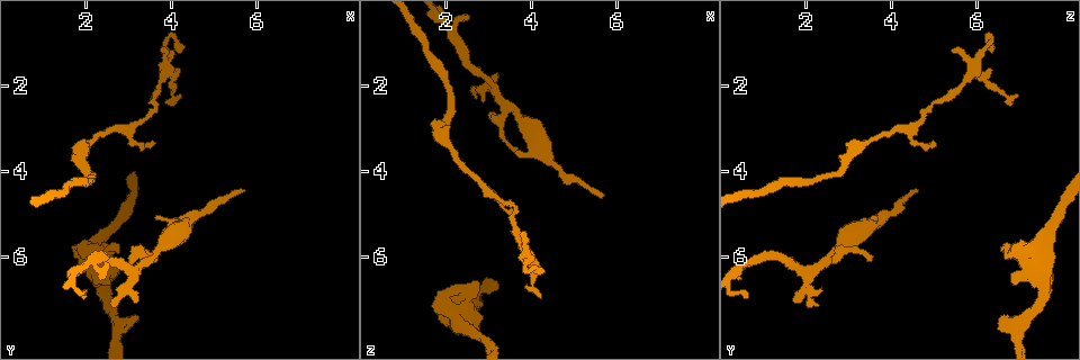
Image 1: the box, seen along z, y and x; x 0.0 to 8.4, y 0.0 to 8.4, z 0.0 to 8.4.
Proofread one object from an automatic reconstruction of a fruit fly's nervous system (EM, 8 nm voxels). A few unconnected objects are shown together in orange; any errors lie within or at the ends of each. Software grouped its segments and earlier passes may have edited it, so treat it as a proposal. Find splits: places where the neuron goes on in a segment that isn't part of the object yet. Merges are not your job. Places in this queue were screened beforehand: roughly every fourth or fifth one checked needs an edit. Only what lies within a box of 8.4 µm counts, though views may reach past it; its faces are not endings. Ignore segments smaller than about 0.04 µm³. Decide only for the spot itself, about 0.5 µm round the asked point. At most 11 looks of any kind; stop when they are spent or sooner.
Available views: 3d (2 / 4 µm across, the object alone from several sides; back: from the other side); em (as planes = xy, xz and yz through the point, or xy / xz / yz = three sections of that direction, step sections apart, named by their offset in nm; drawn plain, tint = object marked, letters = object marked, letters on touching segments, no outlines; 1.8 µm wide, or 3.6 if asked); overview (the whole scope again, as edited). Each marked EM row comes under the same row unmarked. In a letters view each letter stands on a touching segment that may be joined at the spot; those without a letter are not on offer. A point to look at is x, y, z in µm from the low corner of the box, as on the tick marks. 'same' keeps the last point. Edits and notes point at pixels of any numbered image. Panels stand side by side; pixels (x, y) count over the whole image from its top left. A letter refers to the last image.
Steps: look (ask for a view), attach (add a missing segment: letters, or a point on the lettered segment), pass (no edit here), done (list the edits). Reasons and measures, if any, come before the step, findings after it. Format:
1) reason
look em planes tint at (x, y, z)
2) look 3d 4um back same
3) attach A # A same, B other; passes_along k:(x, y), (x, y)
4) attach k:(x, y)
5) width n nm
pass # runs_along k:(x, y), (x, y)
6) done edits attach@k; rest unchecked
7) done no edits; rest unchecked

free end
look em planes letters at (3.60, 3.35, 4.95)

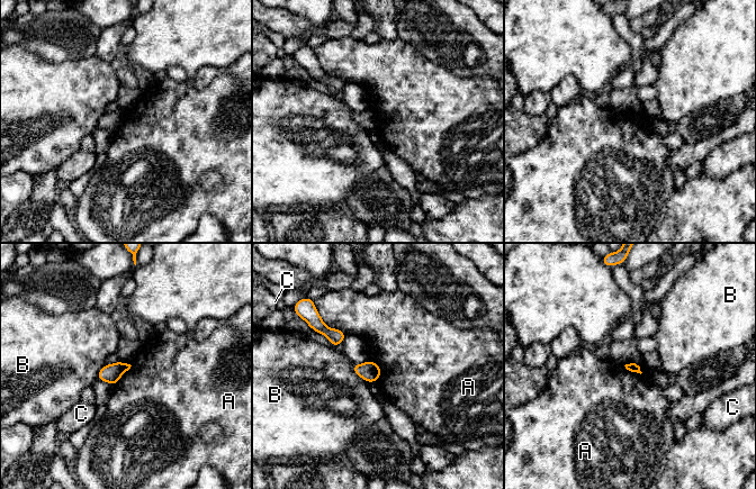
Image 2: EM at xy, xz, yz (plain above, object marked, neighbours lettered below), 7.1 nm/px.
pass # A other, B other, C other; border 2:(623, 365), (631, 371), (642, 372); none of them fits

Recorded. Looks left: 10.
look em planes letters at (5.70, 4.50, 4.60)

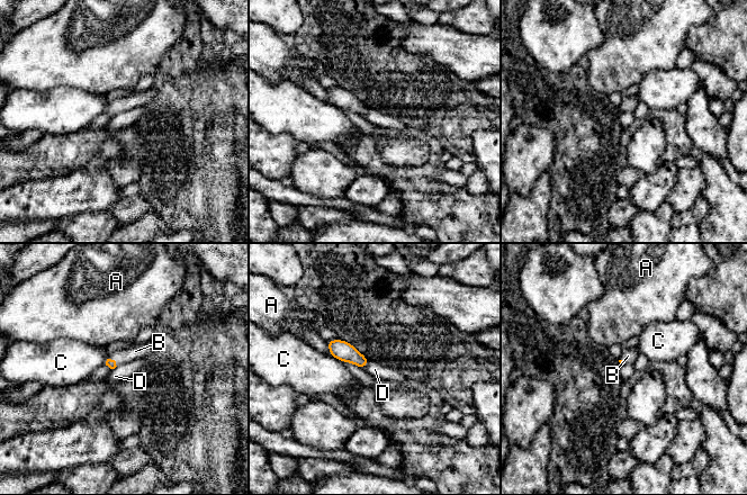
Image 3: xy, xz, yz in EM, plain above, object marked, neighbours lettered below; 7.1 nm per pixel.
attach B # A other, B same, C other, D other; passes_along 3:(111, 363), (114, 360), (135, 351); it goes on there

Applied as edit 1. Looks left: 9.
see it whole again
look overview

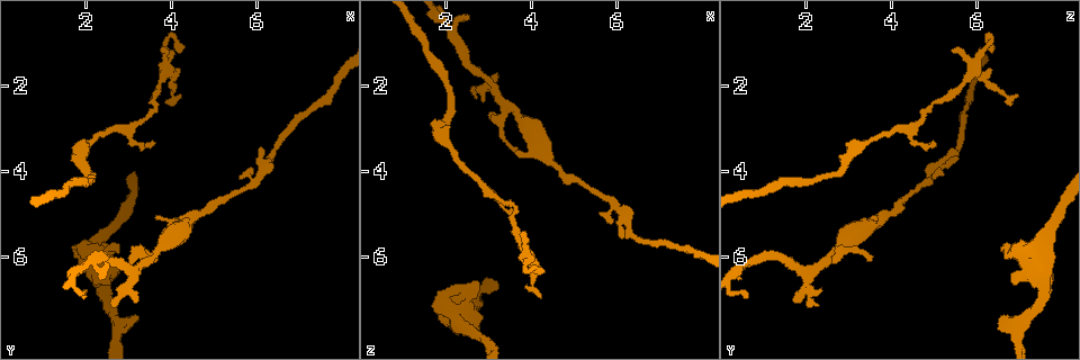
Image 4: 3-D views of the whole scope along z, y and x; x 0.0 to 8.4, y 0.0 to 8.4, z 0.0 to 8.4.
free end
look em planes letters at (4.30, 2.25, 6.95)

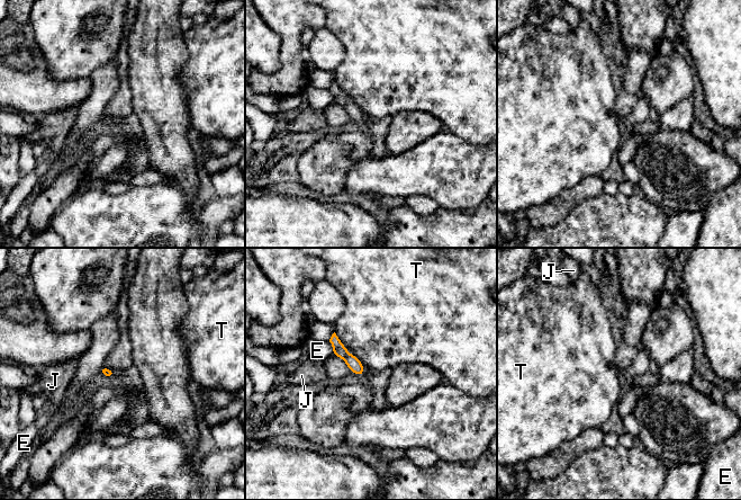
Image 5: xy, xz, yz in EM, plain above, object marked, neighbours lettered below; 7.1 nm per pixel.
pass # E other, J other, T other; runs_along 5:(334, 338), (337, 348), (360, 373); none of them fits

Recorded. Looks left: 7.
an open end
look 3d 4um at (1.70, 5.75, 6.90)

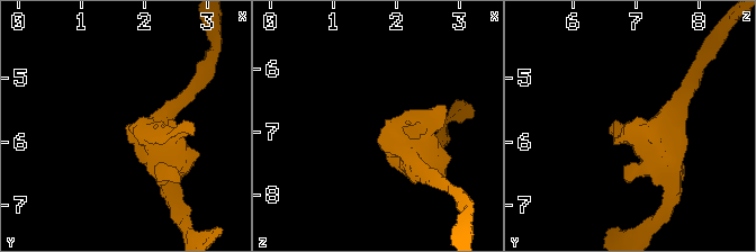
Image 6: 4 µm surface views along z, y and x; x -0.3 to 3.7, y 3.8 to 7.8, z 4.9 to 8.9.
look em 3.6um xz step 4 letters at (1.75, 5.80, 6.90)

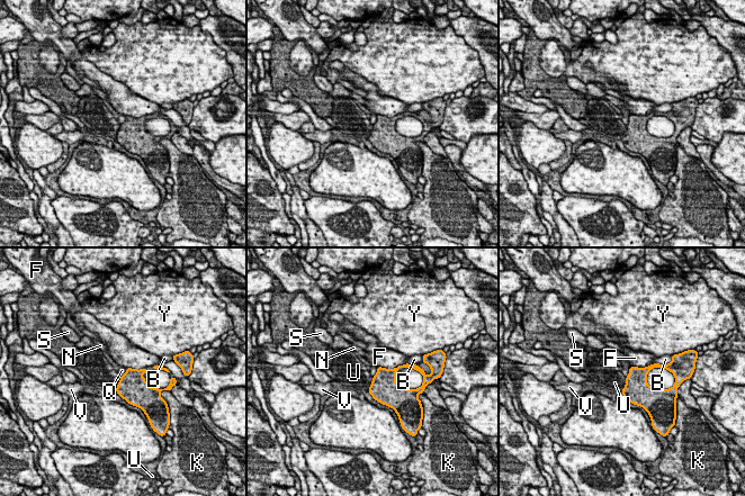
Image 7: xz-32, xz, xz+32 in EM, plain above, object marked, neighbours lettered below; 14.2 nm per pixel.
another direction
look em 3.6um planes letters same

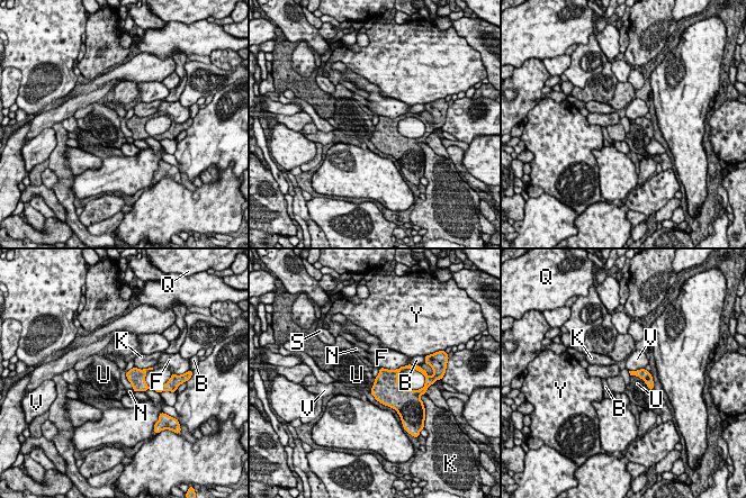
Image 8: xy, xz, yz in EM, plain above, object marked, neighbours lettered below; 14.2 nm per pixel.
longest_contact F 460 nm
pass # B other, F other, K other, N other, Q other, S other, U other, V other, Y other; none of them fits

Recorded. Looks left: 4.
done edits attach@3; rest unchecked

